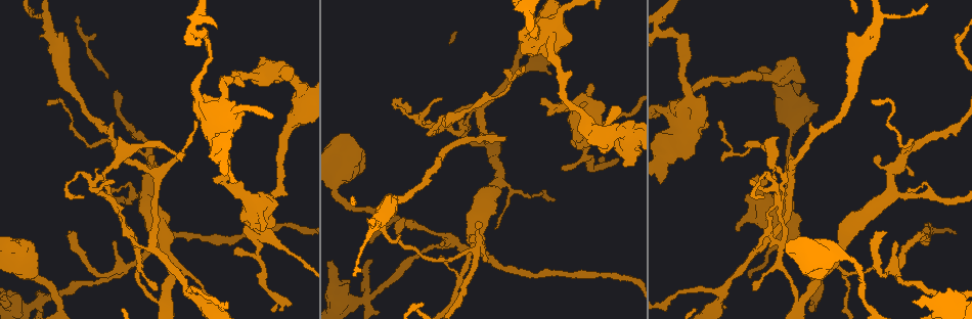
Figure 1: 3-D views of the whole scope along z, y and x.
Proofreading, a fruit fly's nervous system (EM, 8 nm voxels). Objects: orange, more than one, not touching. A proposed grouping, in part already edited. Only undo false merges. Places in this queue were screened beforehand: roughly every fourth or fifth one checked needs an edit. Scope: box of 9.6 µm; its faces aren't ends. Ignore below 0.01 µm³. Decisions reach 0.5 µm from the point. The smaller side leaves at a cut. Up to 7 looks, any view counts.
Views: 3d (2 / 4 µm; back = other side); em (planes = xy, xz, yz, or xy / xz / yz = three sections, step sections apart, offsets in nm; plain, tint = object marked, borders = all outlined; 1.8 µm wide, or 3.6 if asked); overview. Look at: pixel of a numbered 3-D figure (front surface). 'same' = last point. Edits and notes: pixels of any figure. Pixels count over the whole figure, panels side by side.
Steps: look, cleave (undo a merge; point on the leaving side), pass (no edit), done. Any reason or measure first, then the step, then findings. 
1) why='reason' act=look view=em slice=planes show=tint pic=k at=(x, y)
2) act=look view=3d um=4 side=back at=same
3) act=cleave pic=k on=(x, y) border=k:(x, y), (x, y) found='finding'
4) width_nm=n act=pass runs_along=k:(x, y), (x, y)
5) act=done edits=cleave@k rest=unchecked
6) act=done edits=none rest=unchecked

why='calibre changes' act=look view=3d um=4 pic=1 at=(220, 131)

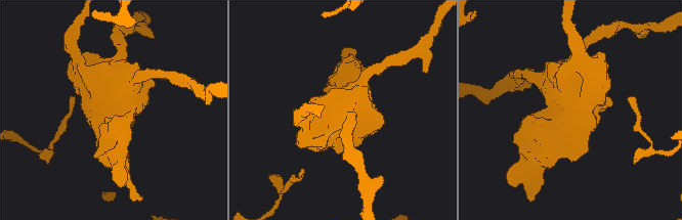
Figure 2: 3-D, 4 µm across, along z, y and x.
why='now the EM' act=look view=em um=3.6 slice=yz step=8 show=tint pic=2 at=(575, 115)

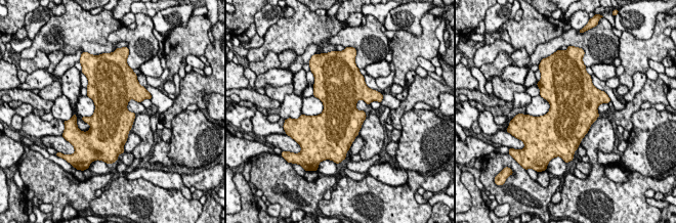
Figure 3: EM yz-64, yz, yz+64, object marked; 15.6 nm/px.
why='cut it another way' act=look view=em um=3.6 slice=planes show=tint at=same

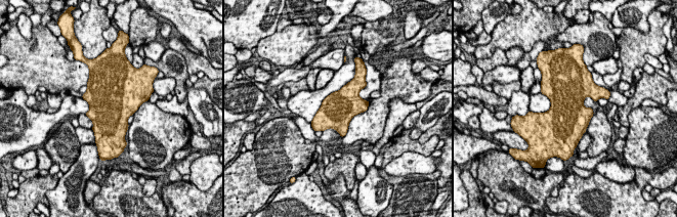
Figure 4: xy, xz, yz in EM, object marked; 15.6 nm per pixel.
width_nm=550 act=pass found='one neuron here'

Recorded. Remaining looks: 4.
why='narrows sharply' act=look view=em slice=xz step=16 show=tint pic=1 at=(927, 225)

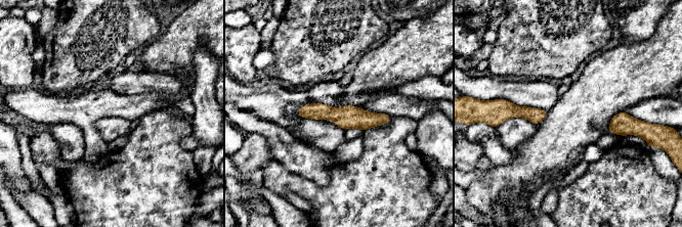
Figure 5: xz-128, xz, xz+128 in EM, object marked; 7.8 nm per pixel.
why='cut it another way' act=look view=em slice=planes show=tint at=same

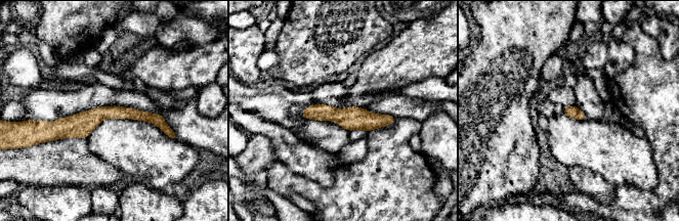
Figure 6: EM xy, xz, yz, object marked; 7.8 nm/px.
act=pass runs_along=6:(53, 126), (131, 113), (171, 134) found='one neuron here'

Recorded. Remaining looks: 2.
why='abrupt turn' act=look view=3d um=4 pic=1 at=(128, 232)

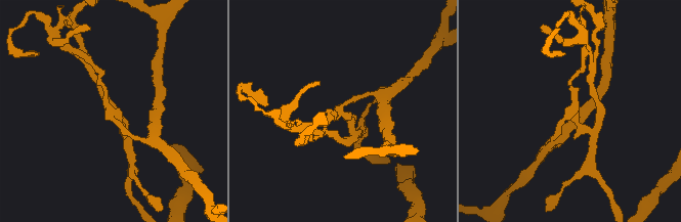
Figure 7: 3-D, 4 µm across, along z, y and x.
act=look view=em slice=xz step=8 show=tint pic=7 at=(110, 116)

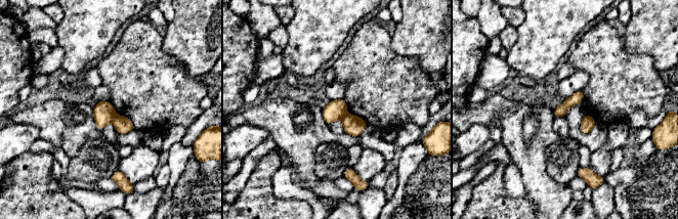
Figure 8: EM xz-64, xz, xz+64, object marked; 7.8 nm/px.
act=cleave pic=8 on=(103, 113) border=8:(116, 115), (111, 122) found='two neurons meet here'

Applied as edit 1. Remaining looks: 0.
act=done edits=cleave@8 rest=unchecked

